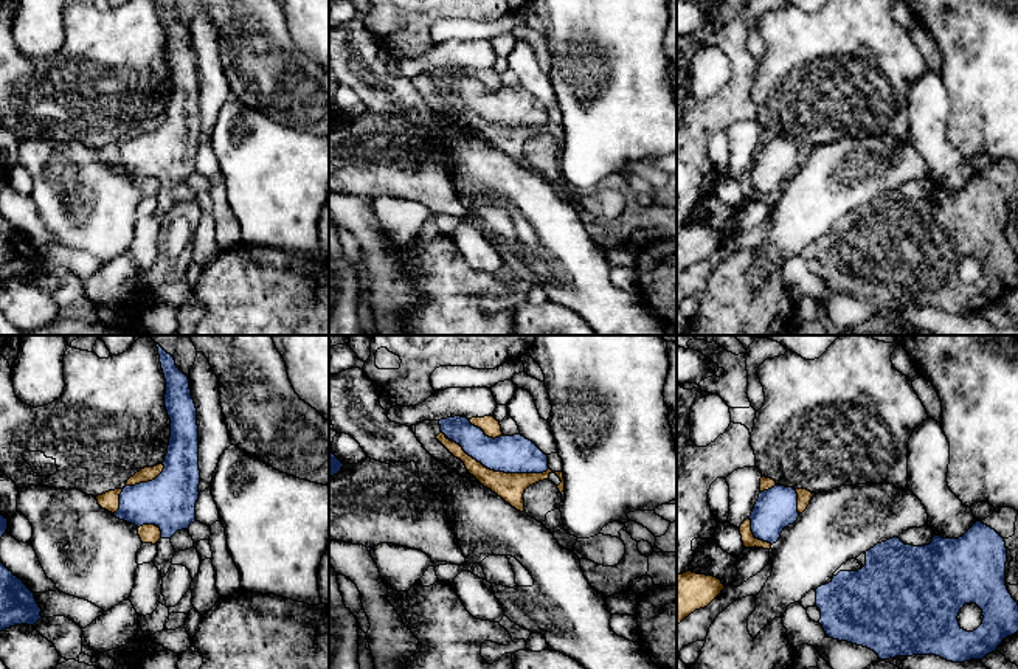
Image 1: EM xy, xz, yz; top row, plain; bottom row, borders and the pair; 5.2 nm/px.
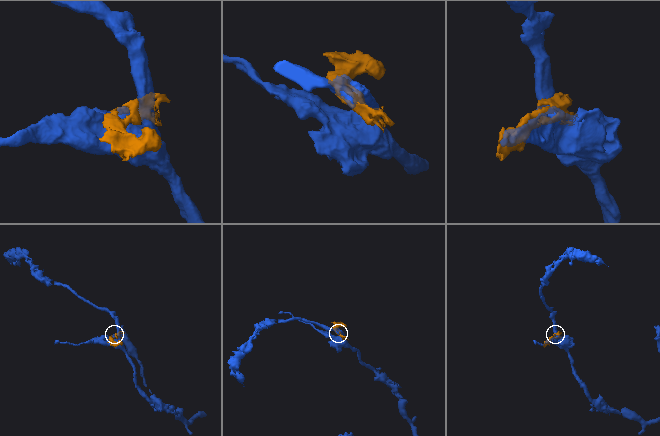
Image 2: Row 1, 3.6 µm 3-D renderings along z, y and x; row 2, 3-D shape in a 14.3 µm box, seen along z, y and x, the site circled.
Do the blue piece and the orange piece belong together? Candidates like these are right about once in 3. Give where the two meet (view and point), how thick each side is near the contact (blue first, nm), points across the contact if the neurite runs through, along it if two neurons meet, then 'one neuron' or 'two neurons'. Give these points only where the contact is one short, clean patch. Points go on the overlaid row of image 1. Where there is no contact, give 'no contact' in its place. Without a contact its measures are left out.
xz (498, 471) | 190/140 nm | two neurons

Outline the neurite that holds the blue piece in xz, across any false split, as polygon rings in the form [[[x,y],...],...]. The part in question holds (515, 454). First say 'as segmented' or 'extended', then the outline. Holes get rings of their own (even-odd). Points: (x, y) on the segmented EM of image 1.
as segmented; [[[455,416],[439,421],[441,432],[484,467],[504,473],[543,473],[548,467],[545,455],[521,435],[489,438],[467,418]]]

